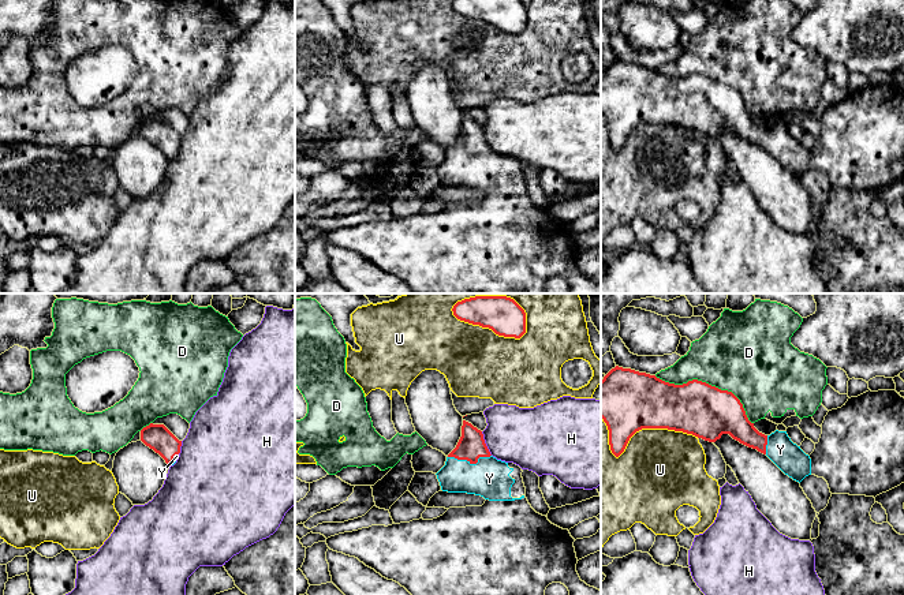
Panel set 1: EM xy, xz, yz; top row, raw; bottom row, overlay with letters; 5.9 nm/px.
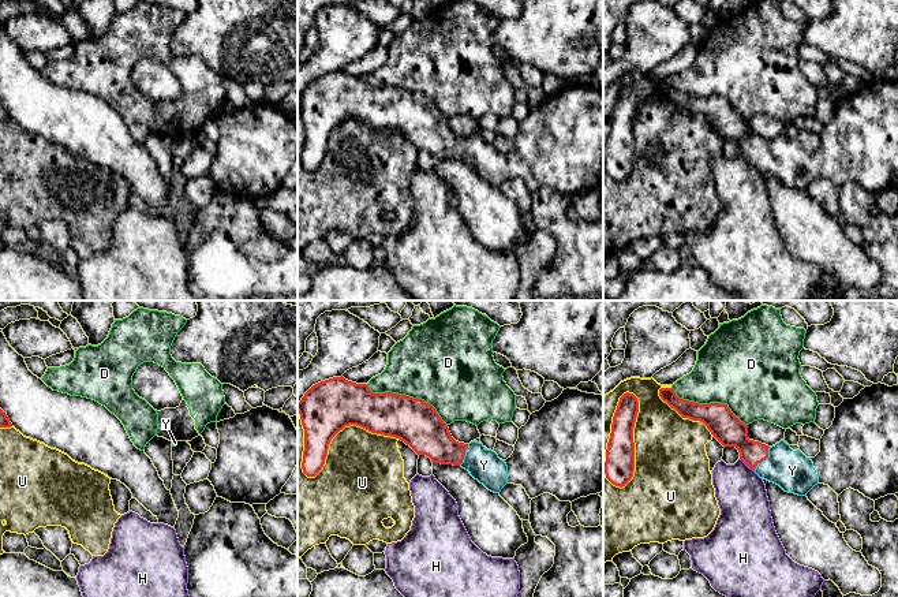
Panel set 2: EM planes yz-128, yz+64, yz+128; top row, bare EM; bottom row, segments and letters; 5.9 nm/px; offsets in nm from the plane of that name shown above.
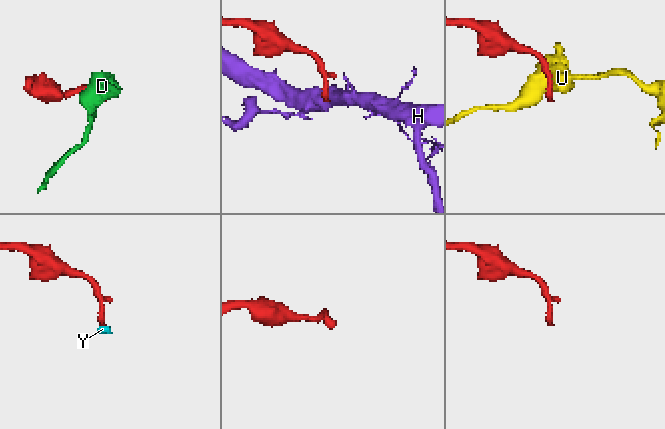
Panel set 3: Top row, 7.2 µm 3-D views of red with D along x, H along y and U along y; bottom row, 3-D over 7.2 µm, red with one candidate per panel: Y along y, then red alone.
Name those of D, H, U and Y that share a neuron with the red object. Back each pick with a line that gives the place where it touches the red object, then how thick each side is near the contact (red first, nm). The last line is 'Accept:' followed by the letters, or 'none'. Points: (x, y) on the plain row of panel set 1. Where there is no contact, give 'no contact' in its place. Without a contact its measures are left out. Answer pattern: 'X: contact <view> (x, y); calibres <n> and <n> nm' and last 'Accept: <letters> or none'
Y: contact xz (470, 157); calibres 160 and 240 nm
Accept: Y

